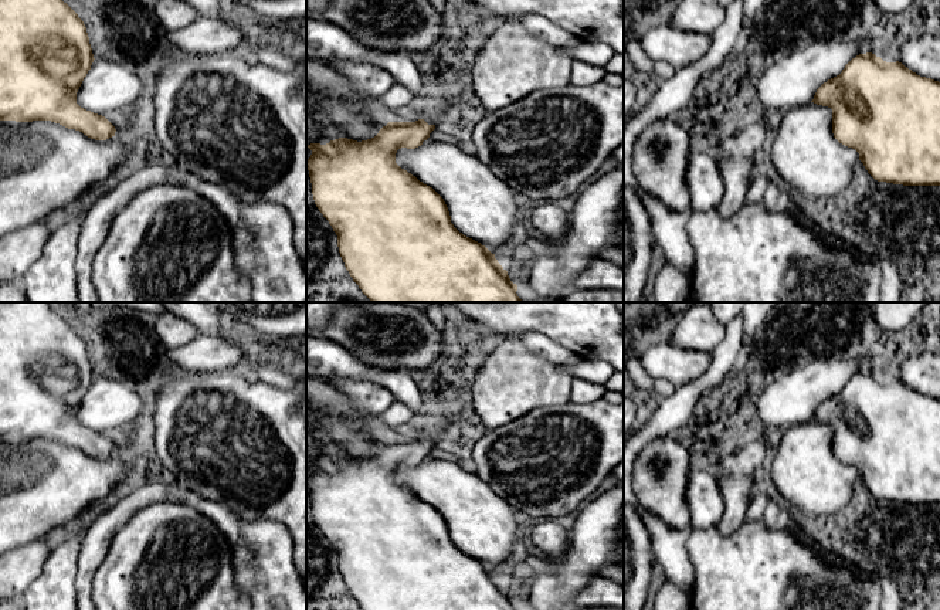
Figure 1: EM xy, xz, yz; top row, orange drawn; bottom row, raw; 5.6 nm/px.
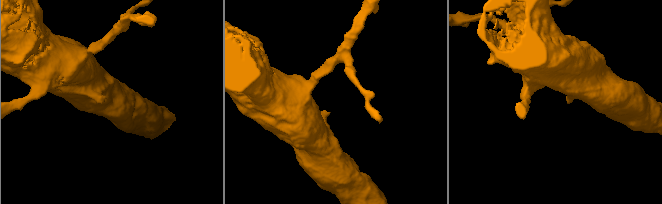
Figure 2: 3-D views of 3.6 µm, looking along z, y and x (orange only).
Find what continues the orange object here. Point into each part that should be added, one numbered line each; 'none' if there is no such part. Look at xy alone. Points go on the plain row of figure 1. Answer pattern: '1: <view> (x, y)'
none

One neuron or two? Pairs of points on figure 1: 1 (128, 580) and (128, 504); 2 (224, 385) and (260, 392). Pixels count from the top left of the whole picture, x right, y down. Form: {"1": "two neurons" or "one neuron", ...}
{"1": "two neurons", "2": "one neuron"}

